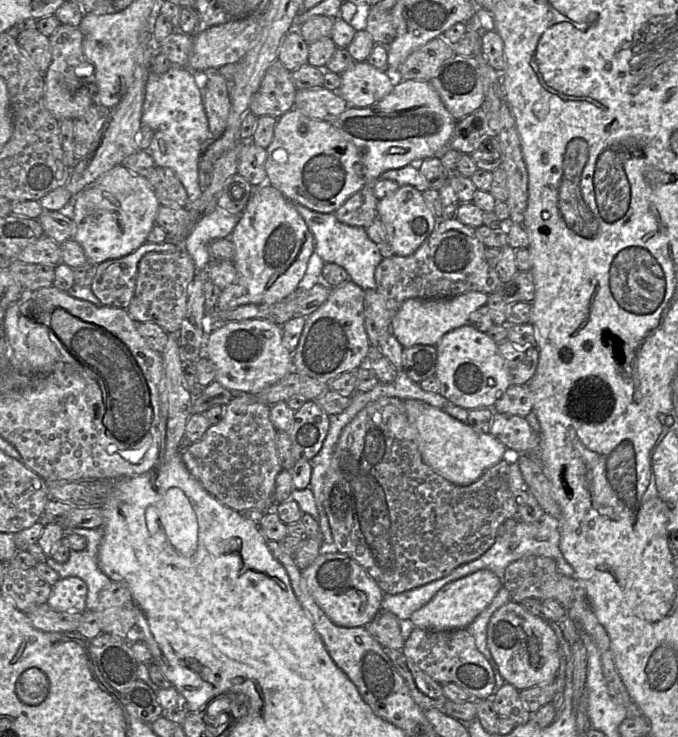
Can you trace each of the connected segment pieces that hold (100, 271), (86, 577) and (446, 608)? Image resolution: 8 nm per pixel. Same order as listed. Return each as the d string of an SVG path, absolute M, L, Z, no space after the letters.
M172 240L145 242L124 257L97 264L90 288L102 305L127 309L135 292L141 258L150 252L174 253L179 249L180 246Z
M74 528L71 531L87 540L87 547L81 551L70 550L67 562L59 563L51 556L46 557L46 563L54 569L60 578L79 577L87 584L86 610L96 609L100 593L109 588L112 580L105 575L98 565L98 551L104 528Z
M482 569L443 586L422 608L415 611L410 620L414 626L432 631L467 628L488 607L503 582L494 572Z

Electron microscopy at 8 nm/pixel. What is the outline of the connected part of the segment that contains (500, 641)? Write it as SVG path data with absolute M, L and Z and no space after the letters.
M511 600L497 609L487 627L487 644L502 678L518 691L553 683L560 666L557 636L543 616L535 616Z

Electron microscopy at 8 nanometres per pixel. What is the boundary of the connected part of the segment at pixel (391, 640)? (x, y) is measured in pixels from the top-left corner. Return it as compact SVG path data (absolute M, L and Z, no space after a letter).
M381 609L364 627L383 648L402 650L405 640L401 636L400 620L393 613Z

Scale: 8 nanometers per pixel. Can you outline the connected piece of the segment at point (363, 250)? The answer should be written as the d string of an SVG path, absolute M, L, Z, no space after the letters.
M295 204L295 207L313 235L315 253L324 263L335 263L343 267L349 274L349 279L364 291L376 289L375 270L382 256L365 228L344 224L337 220L334 213L315 212L299 204Z

